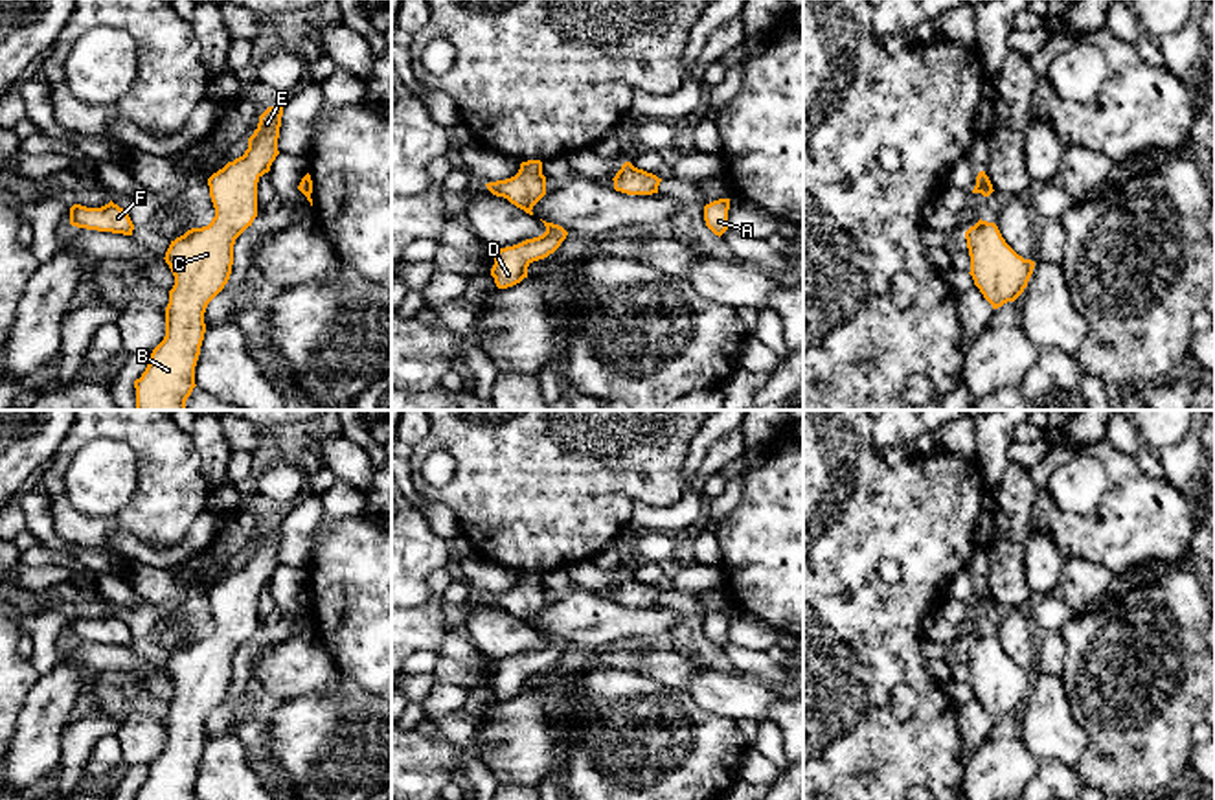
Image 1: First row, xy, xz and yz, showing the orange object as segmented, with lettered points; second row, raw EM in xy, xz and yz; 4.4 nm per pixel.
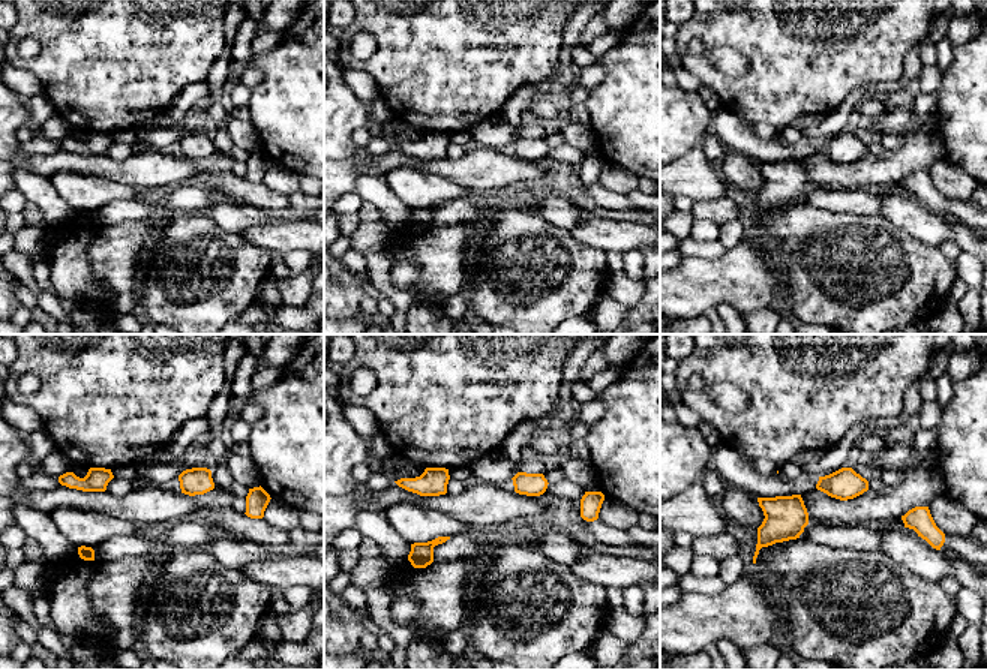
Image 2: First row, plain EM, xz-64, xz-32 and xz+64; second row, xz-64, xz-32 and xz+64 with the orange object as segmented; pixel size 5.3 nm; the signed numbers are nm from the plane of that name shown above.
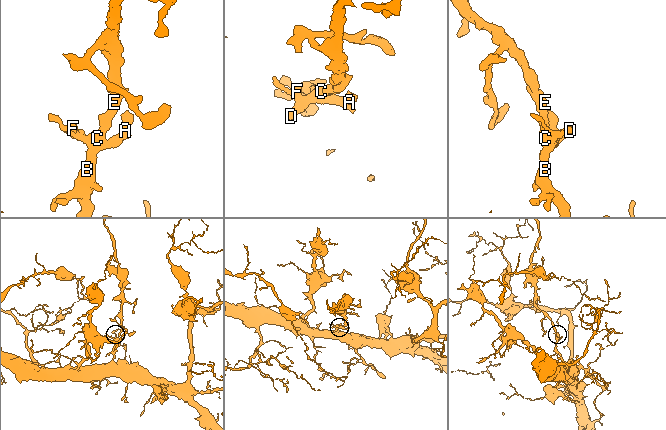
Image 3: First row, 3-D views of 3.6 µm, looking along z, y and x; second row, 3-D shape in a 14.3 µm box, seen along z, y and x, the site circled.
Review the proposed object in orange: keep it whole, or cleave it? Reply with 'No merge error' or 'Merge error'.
No merge error

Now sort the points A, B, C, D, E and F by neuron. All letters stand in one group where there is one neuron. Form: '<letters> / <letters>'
A B C D E F

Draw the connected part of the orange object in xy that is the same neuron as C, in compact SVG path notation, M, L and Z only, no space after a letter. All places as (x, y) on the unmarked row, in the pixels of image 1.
M276 515L261 528L257 541L248 550L248 561L243 568L228 574L222 581L208 590L210 609L215 629L208 638L191 640L184 647L171 653L165 664L175 697L169 703L165 719L165 749L153 761L149 776L134 800L195 800L195 778L206 745L204 725L208 715L224 701L233 677L235 651L252 638L257 629L257 594L270 583L272 574L279 566L278 550L281 539L283 519Z

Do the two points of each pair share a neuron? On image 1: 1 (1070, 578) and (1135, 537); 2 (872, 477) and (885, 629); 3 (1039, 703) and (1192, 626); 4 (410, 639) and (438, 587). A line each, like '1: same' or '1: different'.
1: different
2: same
3: different
4: same

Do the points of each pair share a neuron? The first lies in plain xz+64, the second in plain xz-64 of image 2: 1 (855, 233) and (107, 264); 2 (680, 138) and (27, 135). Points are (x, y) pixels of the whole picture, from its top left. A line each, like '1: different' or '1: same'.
1: different
2: different

